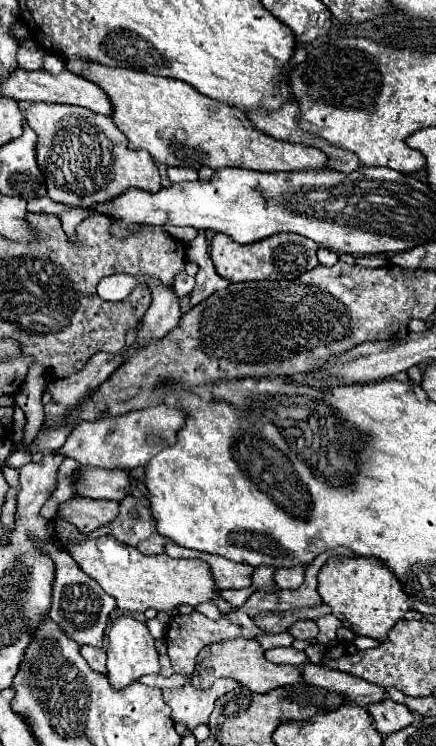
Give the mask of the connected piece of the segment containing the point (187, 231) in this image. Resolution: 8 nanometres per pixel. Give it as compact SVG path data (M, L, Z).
M164 227L164 231L184 243L190 243L196 237L196 229L192 229L192 227Z

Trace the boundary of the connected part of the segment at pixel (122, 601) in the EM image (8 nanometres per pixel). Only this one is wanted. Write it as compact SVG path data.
M98 537L86 541L72 541L66 551L78 563L78 567L92 577L110 597L116 599L122 611L146 611L146 609L172 609L178 605L198 605L204 601L216 601L222 613L230 611L230 605L218 597L210 567L198 559L172 559L162 555L144 555L138 549L116 541L114 537Z

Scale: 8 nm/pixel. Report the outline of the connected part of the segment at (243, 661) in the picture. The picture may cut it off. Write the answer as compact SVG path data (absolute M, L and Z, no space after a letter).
M232 639L232 641L212 643L198 653L196 673L194 673L192 683L200 689L210 689L214 685L214 681L220 677L232 677L232 679L240 681L244 687L252 689L254 693L268 693L272 689L278 689L284 685L296 685L302 681L302 673L298 671L298 667L270 663L264 657L262 645L258 641L250 641L250 639Z

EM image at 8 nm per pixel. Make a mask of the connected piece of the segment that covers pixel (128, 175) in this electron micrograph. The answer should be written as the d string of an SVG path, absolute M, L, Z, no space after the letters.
M32 103L24 117L38 135L36 161L52 201L70 207L92 207L108 203L128 189L150 193L162 189L162 179L152 157L146 151L130 151L128 139L110 117L58 103Z

